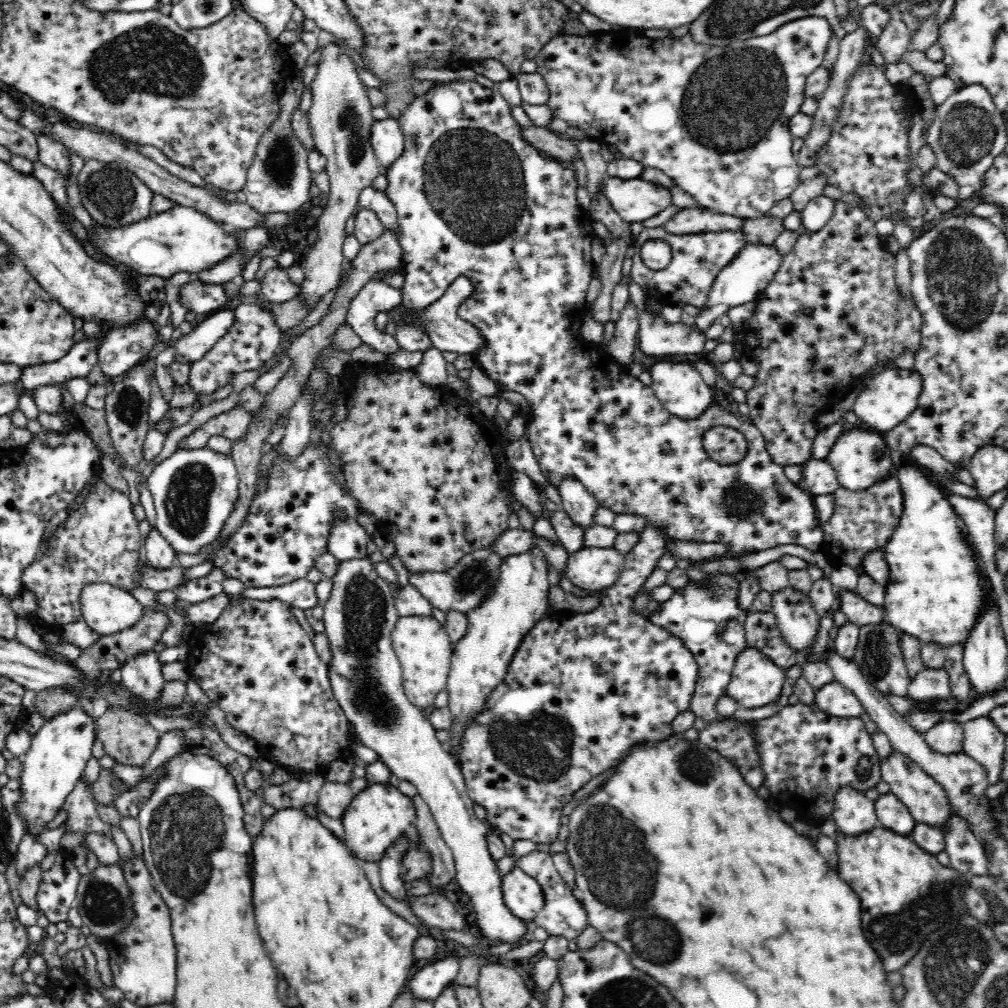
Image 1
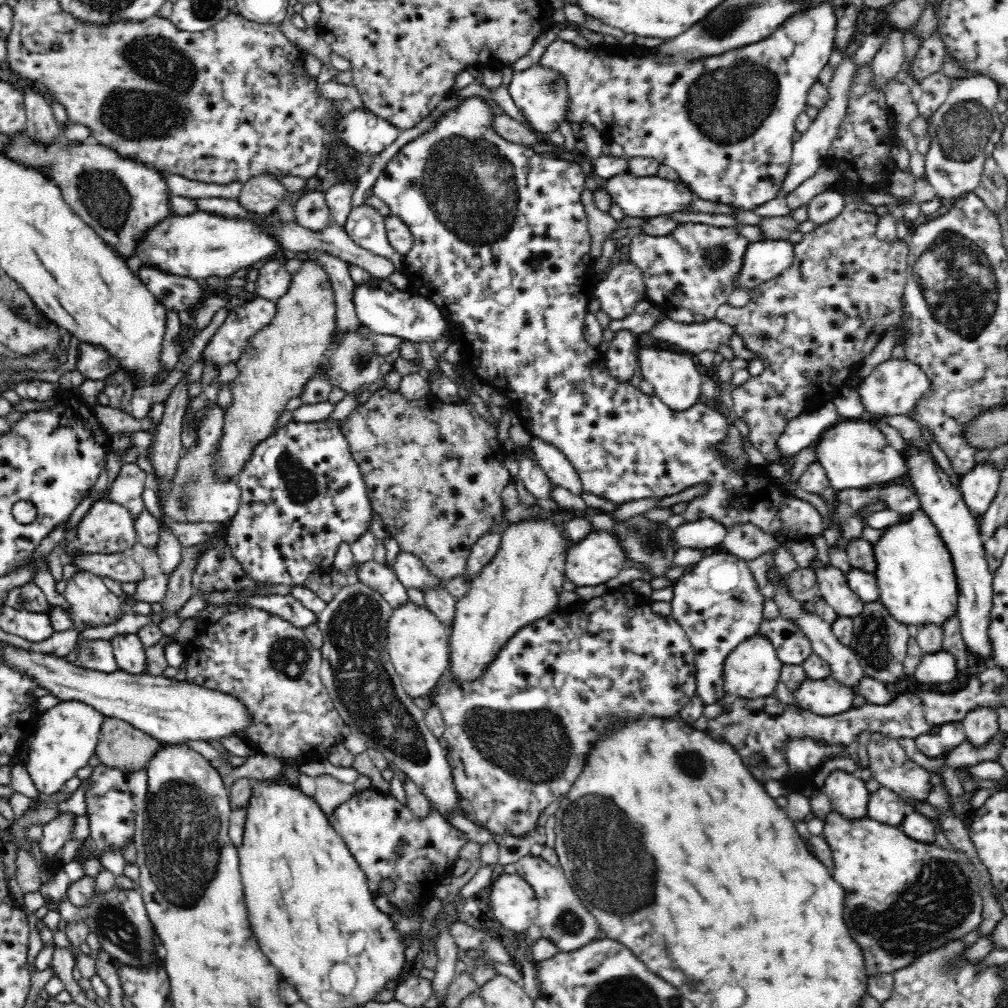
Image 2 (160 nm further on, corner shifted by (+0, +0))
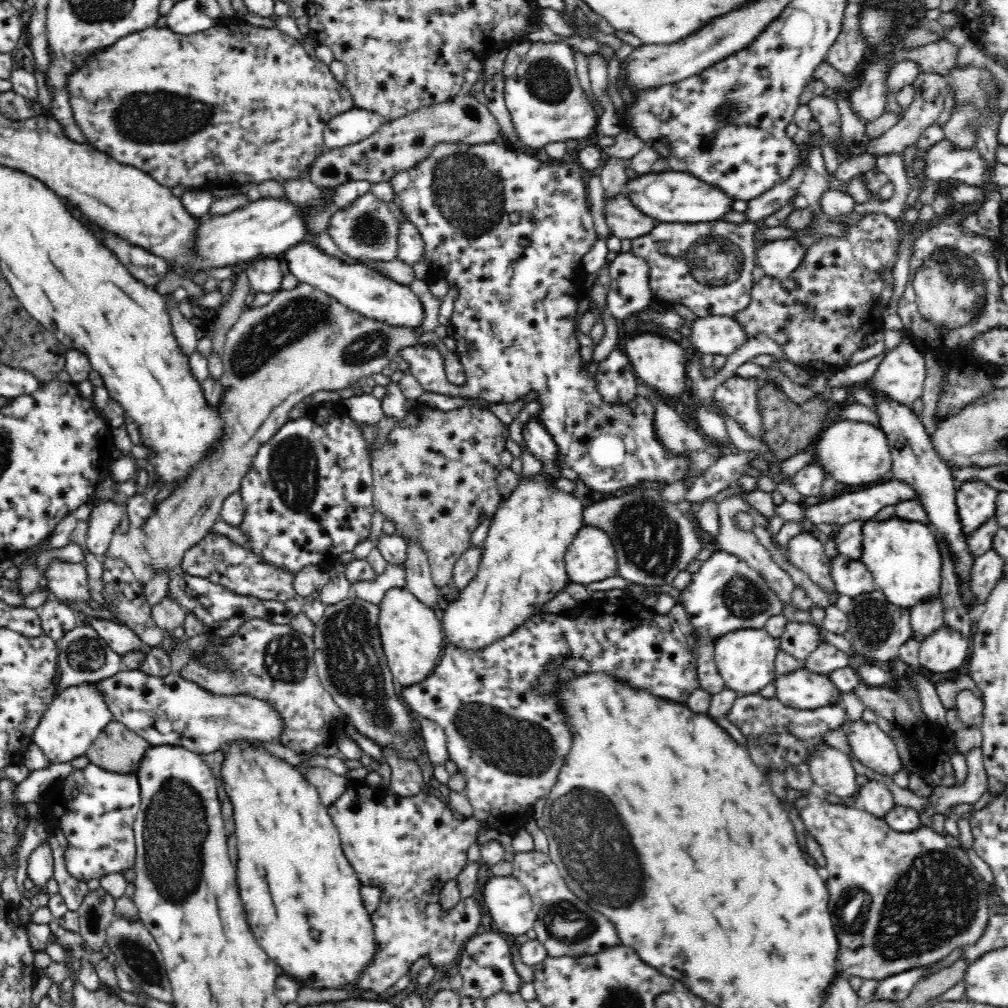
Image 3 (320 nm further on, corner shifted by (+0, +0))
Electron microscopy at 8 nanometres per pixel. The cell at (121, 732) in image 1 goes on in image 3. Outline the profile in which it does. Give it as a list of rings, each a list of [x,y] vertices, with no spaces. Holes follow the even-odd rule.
[[[121,722],[104,727],[85,752],[90,763],[117,773],[135,773],[151,744]]]

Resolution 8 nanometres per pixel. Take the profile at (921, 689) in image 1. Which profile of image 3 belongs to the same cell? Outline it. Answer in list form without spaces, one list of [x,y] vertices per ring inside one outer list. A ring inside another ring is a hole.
[[[944,624],[920,640],[919,668],[932,672],[950,672],[964,664],[971,648],[970,638]]]

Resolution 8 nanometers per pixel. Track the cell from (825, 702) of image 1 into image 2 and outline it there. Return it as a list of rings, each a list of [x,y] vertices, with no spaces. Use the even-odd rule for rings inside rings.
[[[831,674],[819,680],[806,678],[792,694],[794,705],[820,716],[834,716],[854,706],[853,690]]]

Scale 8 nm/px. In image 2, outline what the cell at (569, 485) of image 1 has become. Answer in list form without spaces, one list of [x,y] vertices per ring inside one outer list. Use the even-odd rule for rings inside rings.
[[[541,438],[530,439],[530,450],[540,468],[548,475],[554,485],[580,495],[582,481],[572,463],[559,448],[544,442]]]

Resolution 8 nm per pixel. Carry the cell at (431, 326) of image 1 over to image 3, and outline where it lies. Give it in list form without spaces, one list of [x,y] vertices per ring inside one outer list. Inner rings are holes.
[[[308,240],[294,244],[286,252],[282,252],[279,258],[286,271],[292,273],[299,283],[312,285],[360,315],[396,326],[411,326],[414,329],[417,329],[424,320],[422,304],[409,286],[388,278],[367,264],[360,262],[350,264],[341,258],[326,254]]]

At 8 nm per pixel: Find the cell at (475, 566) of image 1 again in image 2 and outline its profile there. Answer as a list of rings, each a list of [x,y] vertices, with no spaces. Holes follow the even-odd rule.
[[[401,549],[394,564],[387,564],[387,566],[396,574],[398,581],[404,587],[426,589],[429,585],[444,587],[447,584],[446,581],[435,578],[414,554]]]

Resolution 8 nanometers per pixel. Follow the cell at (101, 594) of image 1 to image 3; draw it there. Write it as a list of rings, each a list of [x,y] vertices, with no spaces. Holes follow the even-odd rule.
[[[53,559],[47,570],[42,573],[47,580],[47,589],[55,599],[76,600],[76,602],[90,602],[89,576],[85,564],[70,563],[60,559]]]

